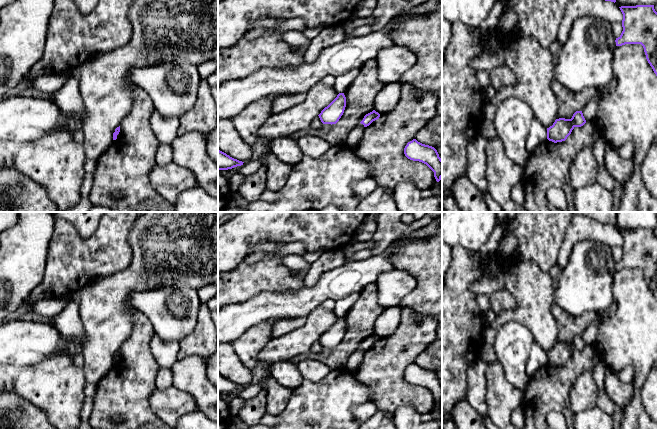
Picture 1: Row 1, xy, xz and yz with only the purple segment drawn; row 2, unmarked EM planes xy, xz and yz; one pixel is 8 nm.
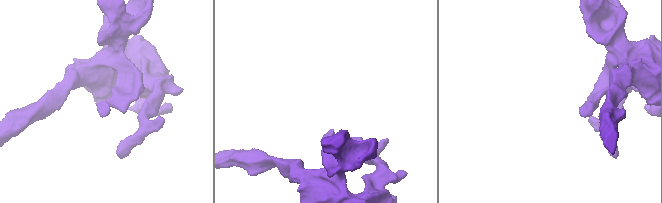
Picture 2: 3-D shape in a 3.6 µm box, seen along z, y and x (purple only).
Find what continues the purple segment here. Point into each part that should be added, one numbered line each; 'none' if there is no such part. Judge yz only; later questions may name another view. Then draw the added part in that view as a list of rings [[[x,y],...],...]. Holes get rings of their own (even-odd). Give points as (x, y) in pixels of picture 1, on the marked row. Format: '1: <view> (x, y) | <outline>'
none

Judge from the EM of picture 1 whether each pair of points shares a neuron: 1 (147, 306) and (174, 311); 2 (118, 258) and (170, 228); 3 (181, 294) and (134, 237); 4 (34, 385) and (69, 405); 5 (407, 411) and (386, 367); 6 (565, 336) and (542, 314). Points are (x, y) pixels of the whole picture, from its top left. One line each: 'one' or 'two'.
1: one
2: two
3: two
4: one
5: two
6: two

